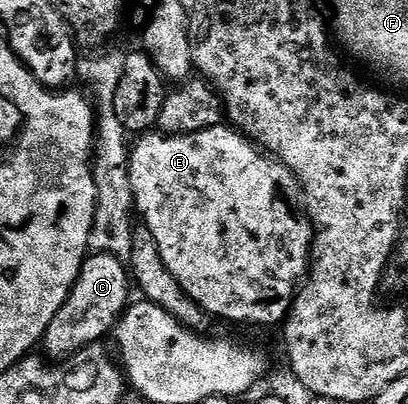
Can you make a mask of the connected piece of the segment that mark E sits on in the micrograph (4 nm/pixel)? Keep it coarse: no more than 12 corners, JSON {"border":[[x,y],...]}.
{"border":[[232,125],[142,134],[140,222],[233,323],[284,324],[301,182]]}

